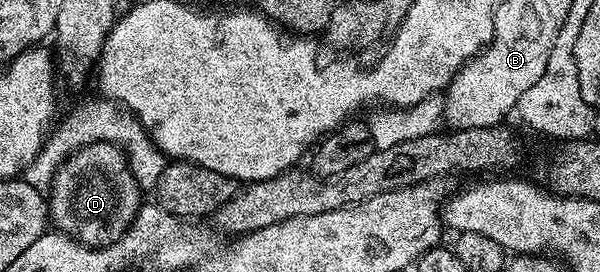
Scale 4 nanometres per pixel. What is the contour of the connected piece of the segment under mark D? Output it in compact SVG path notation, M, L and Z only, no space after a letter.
M97 142L70 154L51 180L49 191L49 222L58 233L68 234L86 246L108 246L116 242L131 225L141 205L141 191L127 164L127 155L113 142Z

